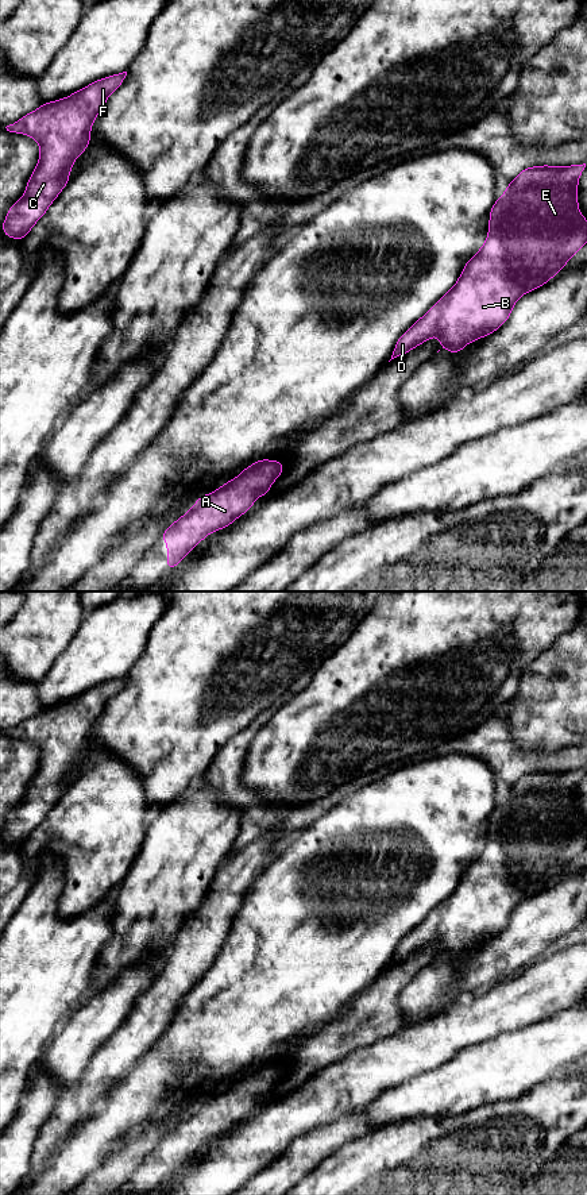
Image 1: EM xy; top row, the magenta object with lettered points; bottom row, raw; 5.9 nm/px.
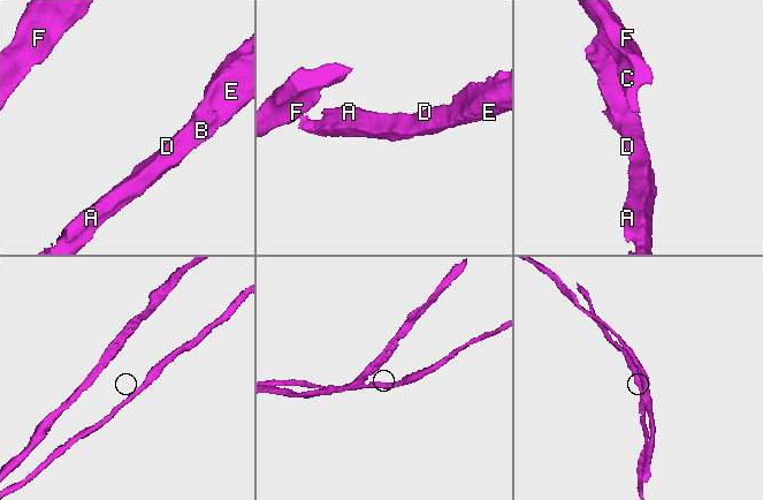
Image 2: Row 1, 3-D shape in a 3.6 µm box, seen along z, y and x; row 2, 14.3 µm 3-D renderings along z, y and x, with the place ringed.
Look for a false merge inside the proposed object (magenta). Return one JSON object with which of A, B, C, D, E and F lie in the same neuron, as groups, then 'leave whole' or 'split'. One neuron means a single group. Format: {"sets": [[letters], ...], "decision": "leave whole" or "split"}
{"sets": [["A", "B", "C", "D", "E", "F"]], "decision": "leave whole"}

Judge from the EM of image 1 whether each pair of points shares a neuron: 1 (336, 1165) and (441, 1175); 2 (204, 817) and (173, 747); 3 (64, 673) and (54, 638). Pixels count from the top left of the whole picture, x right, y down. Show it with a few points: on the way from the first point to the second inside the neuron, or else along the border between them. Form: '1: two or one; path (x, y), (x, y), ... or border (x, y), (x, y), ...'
1: one; path (362, 1168), (375, 1180), (416, 1180)
2: two; border (197, 782), (180, 797), (163, 804)
3: two; border (77, 628), (70, 643), (41, 681)

